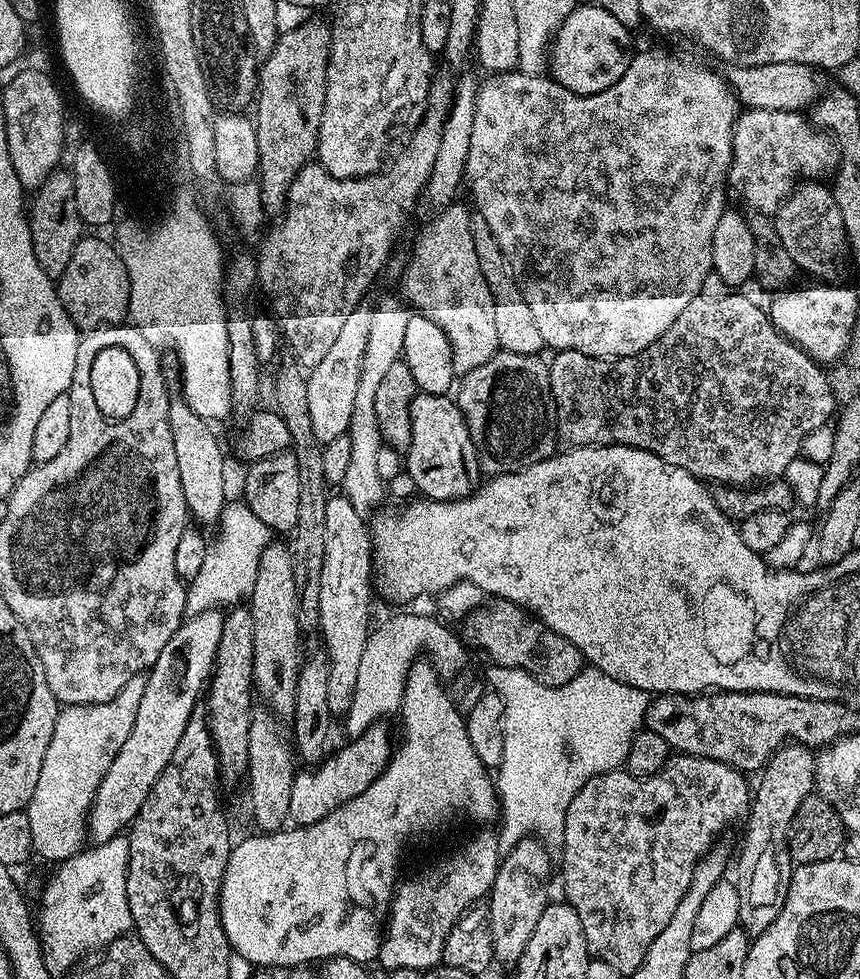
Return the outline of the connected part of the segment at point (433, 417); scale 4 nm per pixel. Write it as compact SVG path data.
M417 391L410 402L410 450L406 453L406 476L420 491L417 493L429 500L460 500L476 491L482 476L480 459L470 438L466 418L451 395Z

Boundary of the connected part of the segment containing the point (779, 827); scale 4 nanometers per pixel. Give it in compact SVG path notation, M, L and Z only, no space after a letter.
M788 742L778 751L775 752L768 759L766 767L759 773L758 779L760 779L760 785L755 785L754 799L749 803L748 814L746 817L746 825L748 829L744 832L744 845L740 848L740 857L734 860L734 870L736 866L736 877L734 877L734 883L738 890L738 914L740 915L739 927L743 928L748 933L749 937L755 938L762 935L766 929L770 926L770 922L774 922L774 918L778 918L778 914L782 914L782 906L784 905L784 896L788 893L788 884L792 880L792 870L794 867L794 861L790 850L788 849L788 831L790 830L790 822L794 822L794 814L798 812L798 806L802 806L802 802L810 795L813 795L816 786L816 756L813 749L805 748L802 744L795 742Z

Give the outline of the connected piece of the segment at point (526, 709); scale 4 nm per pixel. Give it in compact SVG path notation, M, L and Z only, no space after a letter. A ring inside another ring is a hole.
M591 666L585 667L572 681L566 682L561 688L548 688L542 682L538 682L530 674L526 674L517 668L497 668L489 667L488 680L491 687L506 702L506 750L502 750L502 762L494 776L494 783L500 798L500 813L504 825L498 828L499 835L512 836L511 838L528 838L532 837L540 841L541 844L549 849L559 849L564 842L564 823L566 822L566 810L570 802L574 802L574 794L582 790L582 786L590 778L594 778L603 772L615 772L628 759L630 742L636 737L637 732L644 728L644 715L650 703L649 693L638 690L634 686L626 686L626 682L618 682L610 678L610 674L602 674L596 668Z

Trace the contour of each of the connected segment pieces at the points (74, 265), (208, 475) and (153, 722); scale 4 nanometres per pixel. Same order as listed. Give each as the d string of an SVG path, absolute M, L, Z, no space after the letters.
M85 235L74 246L74 254L66 270L58 277L58 295L69 321L80 330L102 328L121 323L128 315L130 282L126 266L115 247L96 236Z
M166 360L161 363L163 378L167 384L169 407L170 434L173 435L174 454L177 455L179 478L182 481L183 496L186 498L189 515L201 525L215 525L221 510L226 503L224 486L224 454L217 436L209 421L206 421L194 410L190 409L182 397L180 387L180 369L175 361Z
M217 607L185 619L174 638L166 642L162 654L158 654L158 662L148 669L142 702L138 702L138 714L134 714L134 726L126 742L122 742L120 753L114 762L110 762L110 770L106 770L88 812L87 839L93 845L117 839L131 825L138 810L142 810L142 802L146 802L154 782L158 782L158 774L166 770L166 762L170 762L170 754L174 754L178 747L186 722L190 722L197 711L196 703L199 700L201 703L209 685L224 617L225 613Z

